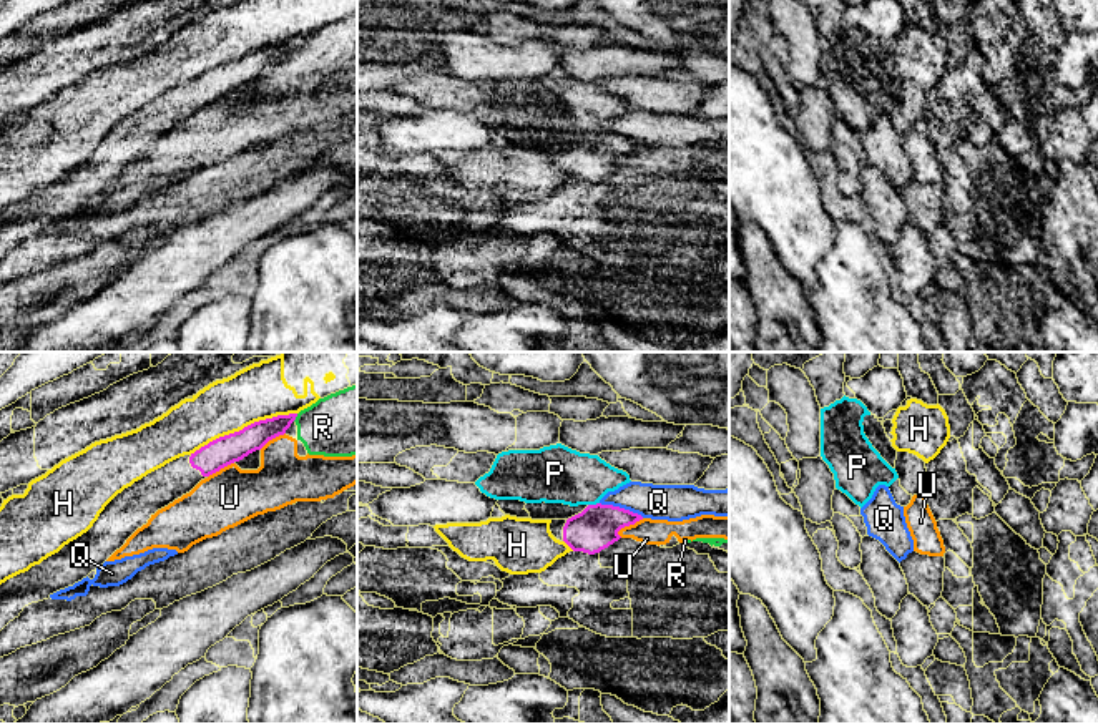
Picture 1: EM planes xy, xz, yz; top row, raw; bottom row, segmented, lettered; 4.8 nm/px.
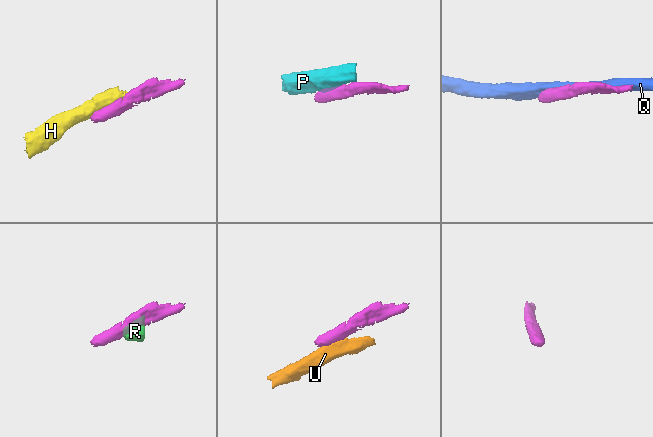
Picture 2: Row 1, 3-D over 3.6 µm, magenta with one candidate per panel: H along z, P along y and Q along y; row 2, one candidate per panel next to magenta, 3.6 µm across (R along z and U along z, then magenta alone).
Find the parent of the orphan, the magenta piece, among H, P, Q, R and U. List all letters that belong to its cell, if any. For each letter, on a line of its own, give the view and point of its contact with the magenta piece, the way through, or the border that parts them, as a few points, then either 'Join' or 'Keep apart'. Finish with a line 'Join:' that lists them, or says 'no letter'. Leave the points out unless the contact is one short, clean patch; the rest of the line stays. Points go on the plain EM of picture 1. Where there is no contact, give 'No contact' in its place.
H: Touches magenta at xy (245, 55). Keep apart
P: Touches magenta at xz (593, 133). Boundary: xz (598, 130), (588, 133). Keep apart
Q: Touches magenta at xz (622, 136). Keep apart
R: Touches magenta at xy (296, 44). Boundary: xy (298, 42), (293, 48). Keep apart
U: Touches magenta at xz (630, 151). Boundary: xz (643, 146), (625, 153), (617, 161). Keep apart
Join: no letter

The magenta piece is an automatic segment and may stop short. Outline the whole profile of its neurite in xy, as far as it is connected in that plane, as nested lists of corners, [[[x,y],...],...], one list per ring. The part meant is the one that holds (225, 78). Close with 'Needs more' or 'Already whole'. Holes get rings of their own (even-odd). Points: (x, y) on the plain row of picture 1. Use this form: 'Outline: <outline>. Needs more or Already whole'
Outline: [[[297,42],[254,50],[179,85],[118,121],[93,154],[40,193],[0,213],[0,259],[25,234],[48,227],[100,196],[161,136],[189,121],[201,108],[284,63]]]. Needs more

